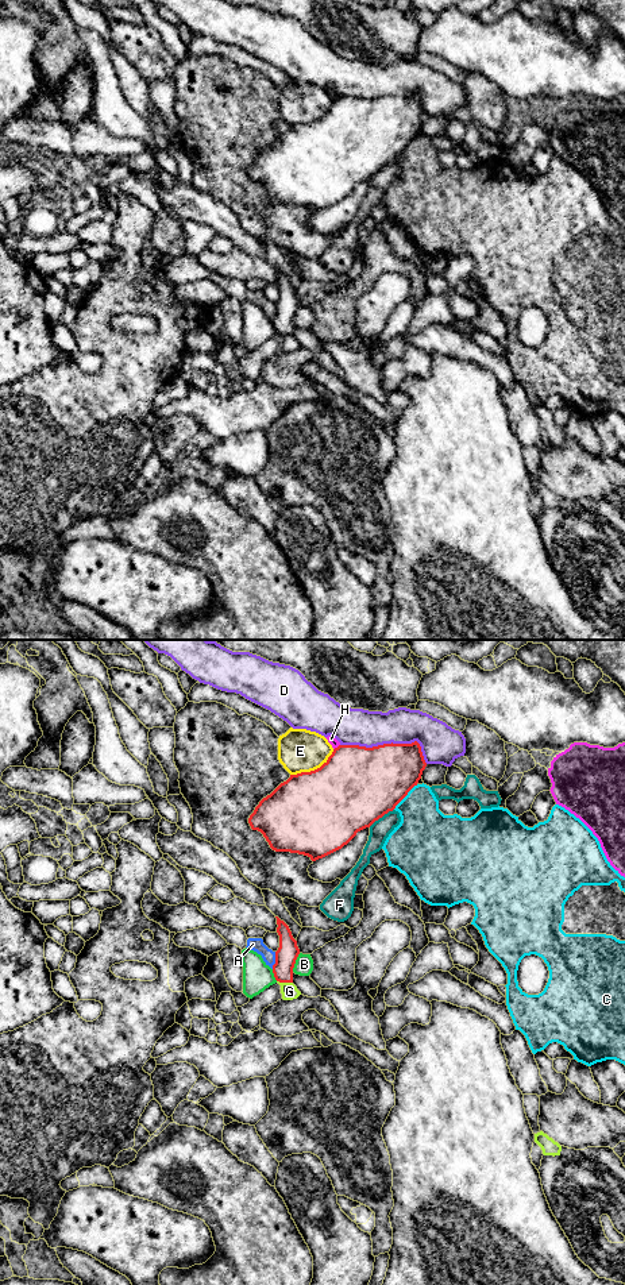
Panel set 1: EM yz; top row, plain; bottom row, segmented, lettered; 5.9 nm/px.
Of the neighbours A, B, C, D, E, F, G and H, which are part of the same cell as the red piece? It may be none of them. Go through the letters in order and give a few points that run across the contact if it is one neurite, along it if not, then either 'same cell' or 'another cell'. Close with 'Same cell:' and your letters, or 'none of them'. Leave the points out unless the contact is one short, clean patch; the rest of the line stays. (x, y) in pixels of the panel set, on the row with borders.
A: line yz (276, 952), (276, 963), (272, 968); another cell
B: another cell
C: another cell
D: another cell
E: another cell
F: another cell
G: line yz (277, 980), (292, 983); another cell
H: another cell
Same cell: none of them

